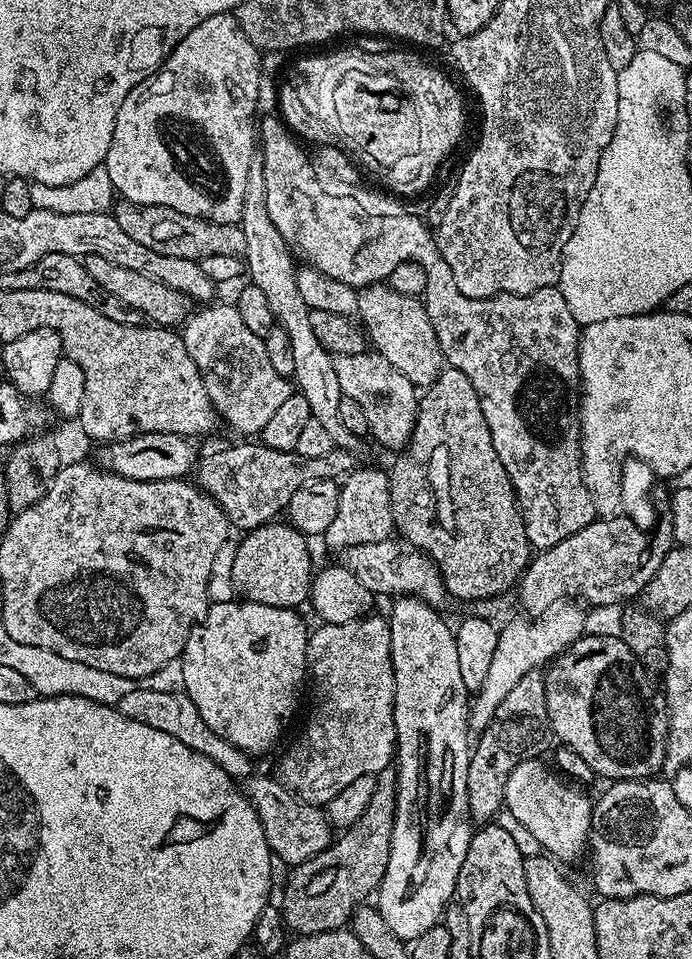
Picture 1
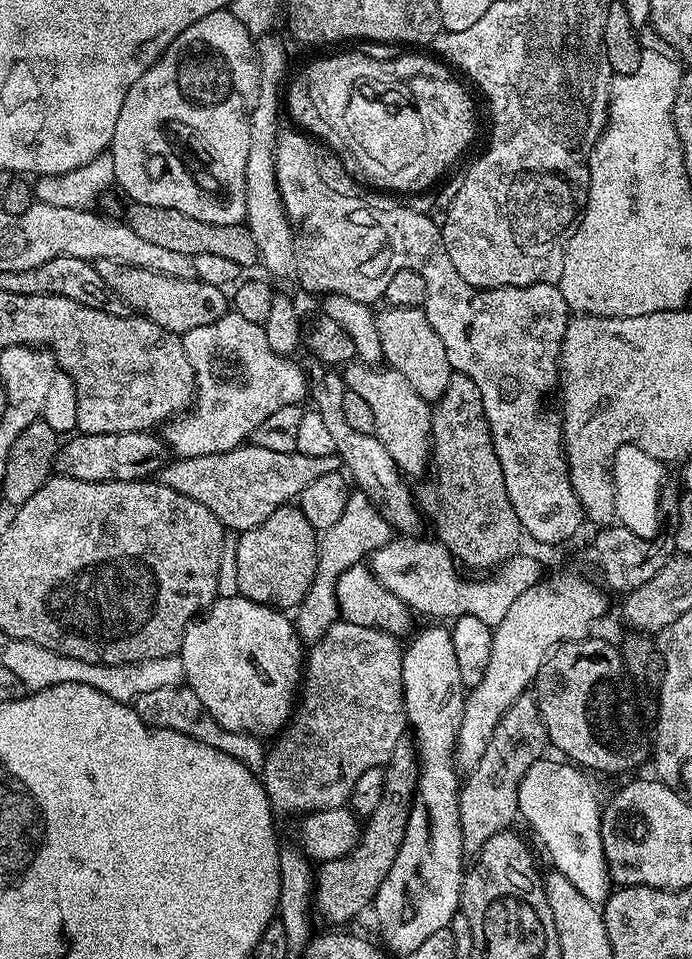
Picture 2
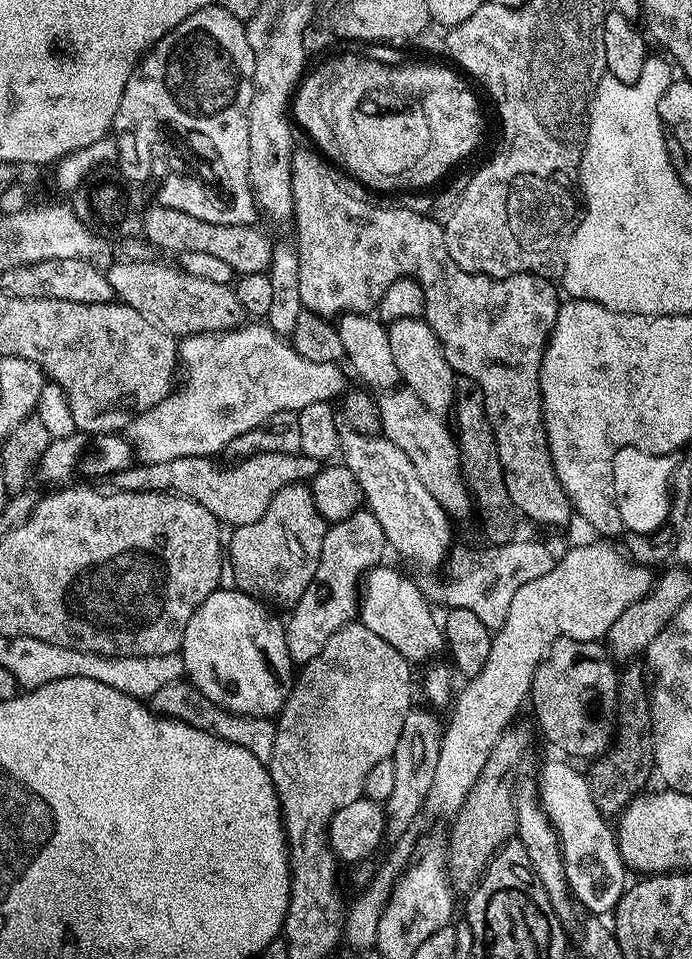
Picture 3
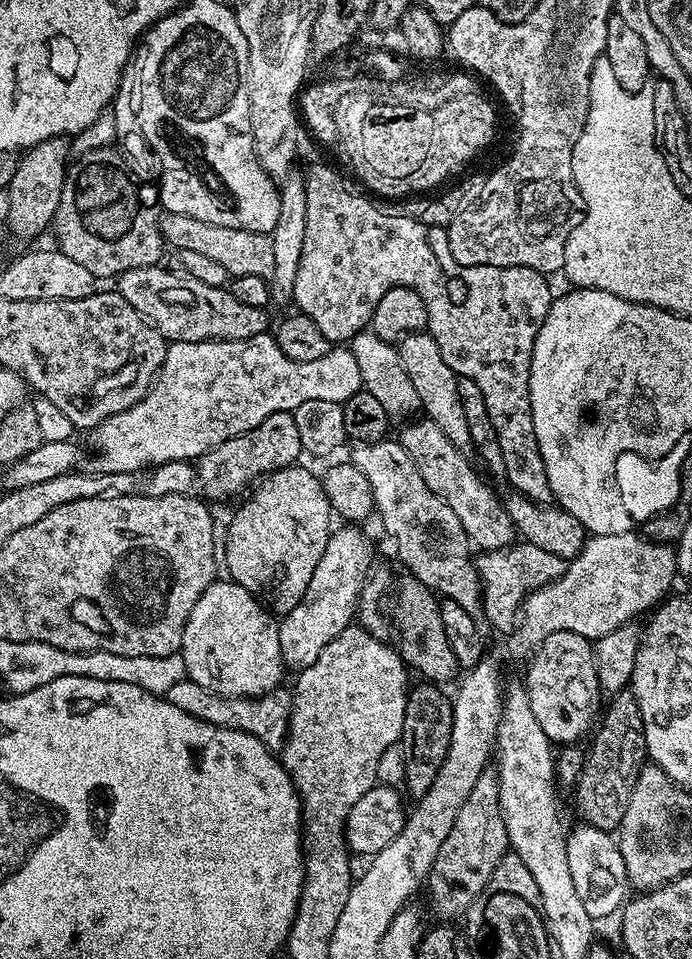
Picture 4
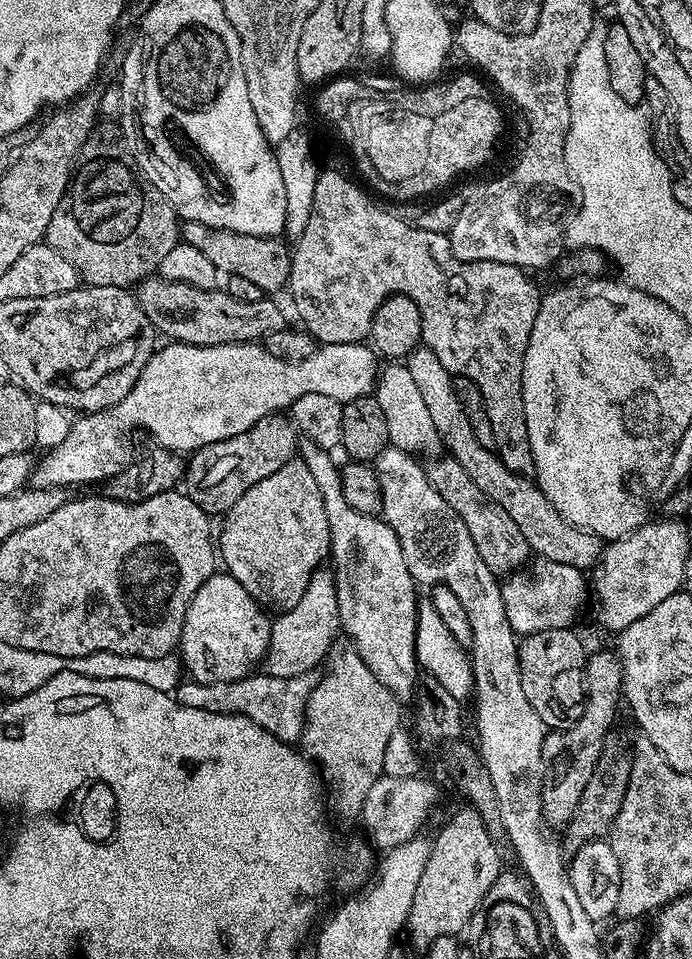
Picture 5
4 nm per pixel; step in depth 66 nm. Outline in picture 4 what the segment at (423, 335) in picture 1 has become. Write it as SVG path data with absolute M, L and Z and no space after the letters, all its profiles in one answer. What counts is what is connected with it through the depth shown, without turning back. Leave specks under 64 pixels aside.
M426 330L415 332L399 341L398 351L402 358L402 366L406 366L406 374L410 374L410 383L420 399L423 415L433 420L442 430L442 434L446 434L446 438L454 442L456 448L471 449L470 426L466 426L466 410L458 394L458 377L454 370L450 370L450 366L446 366L446 358L442 358L438 342L434 342L434 338Z

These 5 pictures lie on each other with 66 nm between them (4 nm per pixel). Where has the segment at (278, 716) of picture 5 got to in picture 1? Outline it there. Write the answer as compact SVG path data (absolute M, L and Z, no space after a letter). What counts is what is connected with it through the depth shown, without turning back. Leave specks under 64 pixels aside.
M137 686L130 690L120 700L118 705L120 712L126 714L126 718L134 718L134 722L142 722L142 726L154 726L154 730L162 730L162 734L170 734L170 738L178 738L178 742L186 742L190 750L198 754L206 754L218 766L226 770L234 778L247 778L253 775L253 757L238 746L226 742L226 738L218 738L210 726L206 726L206 721L202 719L202 714L198 714L198 706L188 697L188 693L181 690L178 692L163 692L162 690L150 690L147 686Z

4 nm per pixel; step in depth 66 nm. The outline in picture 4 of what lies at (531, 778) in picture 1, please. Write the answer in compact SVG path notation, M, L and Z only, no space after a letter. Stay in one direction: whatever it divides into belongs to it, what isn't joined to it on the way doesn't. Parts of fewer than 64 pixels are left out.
M581 823L580 828L572 828L568 834L568 857L570 874L574 877L574 887L578 889L578 898L593 921L600 922L603 916L612 916L621 911L622 905L629 899L630 885L626 874L626 862L622 862L620 845L613 833L603 832L594 826Z

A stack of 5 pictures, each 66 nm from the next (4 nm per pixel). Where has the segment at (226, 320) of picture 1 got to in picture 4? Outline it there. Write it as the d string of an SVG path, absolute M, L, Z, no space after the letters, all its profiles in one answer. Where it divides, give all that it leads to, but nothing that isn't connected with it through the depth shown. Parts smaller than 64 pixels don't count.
M268 332L245 340L173 340L146 395L134 406L106 418L94 429L96 448L100 451L94 468L98 472L139 472L142 468L164 464L167 460L192 462L214 446L254 430L254 426L270 418L270 414L293 413L302 402L314 399L343 405L361 388L358 362L352 351L344 346L333 347L332 351L318 358L318 362L294 362L282 354L275 335Z

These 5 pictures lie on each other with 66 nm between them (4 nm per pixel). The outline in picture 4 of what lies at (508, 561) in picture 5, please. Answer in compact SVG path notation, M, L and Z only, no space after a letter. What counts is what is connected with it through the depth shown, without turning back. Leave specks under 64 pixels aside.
M416 418L411 421L409 428L404 428L398 435L398 443L410 454L418 474L422 474L422 482L446 502L458 514L458 522L462 522L462 530L466 530L469 541L481 553L493 552L499 548L506 548L517 539L518 533L514 522L510 518L503 499L492 493L487 482L472 469L465 453L442 434L440 427L433 420Z

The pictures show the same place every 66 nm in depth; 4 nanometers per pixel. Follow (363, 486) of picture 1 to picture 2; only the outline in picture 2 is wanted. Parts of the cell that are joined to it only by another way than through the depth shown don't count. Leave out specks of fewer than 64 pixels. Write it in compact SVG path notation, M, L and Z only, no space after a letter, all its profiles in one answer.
M353 491L346 502L346 510L342 510L342 518L338 518L334 526L323 529L319 537L316 573L306 598L294 612L296 633L305 645L316 644L322 638L322 634L326 634L326 630L330 630L330 626L337 623L340 616L340 607L336 601L338 578L350 566L371 557L372 553L386 546L393 538L394 529L380 511L377 501L371 500L364 491Z

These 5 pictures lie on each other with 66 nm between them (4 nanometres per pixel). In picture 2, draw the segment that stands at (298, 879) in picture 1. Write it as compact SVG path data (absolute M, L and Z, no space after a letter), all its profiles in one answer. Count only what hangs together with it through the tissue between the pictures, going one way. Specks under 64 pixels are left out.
M408 738L400 740L398 746L394 746L394 754L390 754L388 763L383 765L383 770L386 778L384 797L382 802L378 802L376 809L366 817L366 823L360 833L360 843L342 858L323 861L315 873L314 912L317 917L320 915L328 923L328 926L347 925L344 924L347 920L354 919L367 904L369 907L375 901L386 874L390 874L390 866L394 866L394 858L398 858L398 850L402 846L402 838L404 837L404 827L408 821L409 797L415 793L416 777L420 775L420 762L416 754L415 743Z

